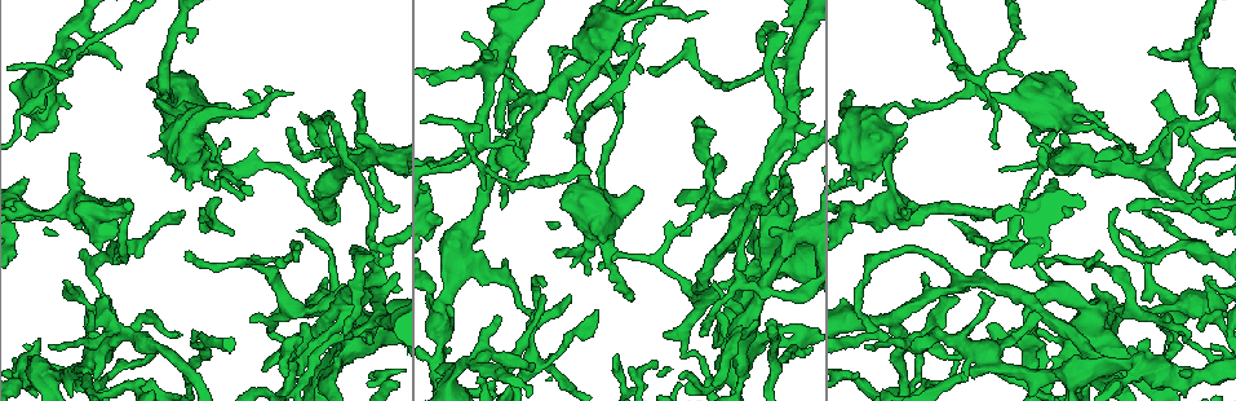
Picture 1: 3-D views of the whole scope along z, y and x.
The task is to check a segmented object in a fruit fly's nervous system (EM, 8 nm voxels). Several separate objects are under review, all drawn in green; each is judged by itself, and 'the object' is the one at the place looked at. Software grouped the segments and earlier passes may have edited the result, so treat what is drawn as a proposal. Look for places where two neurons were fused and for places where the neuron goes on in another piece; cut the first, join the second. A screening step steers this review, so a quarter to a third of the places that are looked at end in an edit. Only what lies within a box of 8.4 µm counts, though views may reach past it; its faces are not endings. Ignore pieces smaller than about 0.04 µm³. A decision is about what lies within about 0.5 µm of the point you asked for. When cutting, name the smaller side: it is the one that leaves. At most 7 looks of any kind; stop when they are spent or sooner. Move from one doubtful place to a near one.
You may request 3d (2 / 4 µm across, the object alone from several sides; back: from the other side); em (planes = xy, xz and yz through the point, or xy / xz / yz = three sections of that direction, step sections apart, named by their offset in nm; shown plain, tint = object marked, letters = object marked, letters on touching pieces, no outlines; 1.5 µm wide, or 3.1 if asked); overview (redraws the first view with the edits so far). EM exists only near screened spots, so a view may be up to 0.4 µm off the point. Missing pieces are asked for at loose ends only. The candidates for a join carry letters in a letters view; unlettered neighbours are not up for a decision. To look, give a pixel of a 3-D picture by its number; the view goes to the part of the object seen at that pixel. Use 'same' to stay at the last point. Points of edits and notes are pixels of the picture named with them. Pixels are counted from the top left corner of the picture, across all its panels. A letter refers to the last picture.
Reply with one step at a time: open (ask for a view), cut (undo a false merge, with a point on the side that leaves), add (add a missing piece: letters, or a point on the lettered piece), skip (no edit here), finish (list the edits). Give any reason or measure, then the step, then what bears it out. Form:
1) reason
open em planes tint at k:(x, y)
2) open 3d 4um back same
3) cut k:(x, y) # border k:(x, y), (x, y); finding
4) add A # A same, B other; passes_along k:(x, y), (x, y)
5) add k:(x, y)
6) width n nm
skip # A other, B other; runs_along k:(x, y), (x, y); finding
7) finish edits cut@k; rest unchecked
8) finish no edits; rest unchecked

tapers out
open 3d 2um at 1:(713, 382)

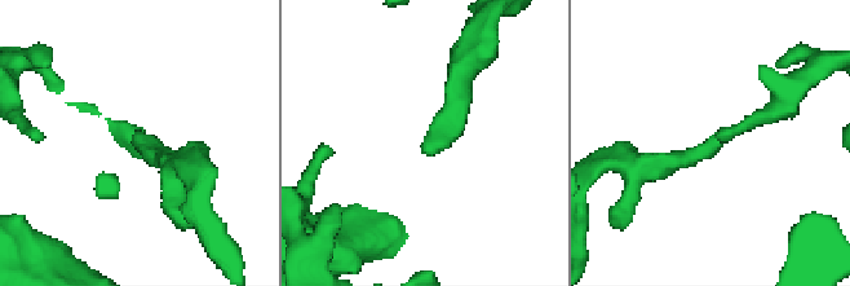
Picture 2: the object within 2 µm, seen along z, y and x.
now the EM
open em planes plain at 2:(434, 150)

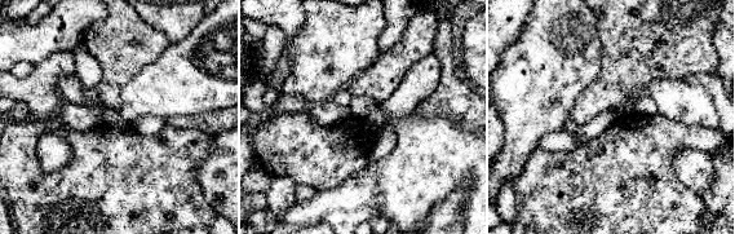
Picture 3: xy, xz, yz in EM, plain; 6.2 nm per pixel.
open em planes letters same

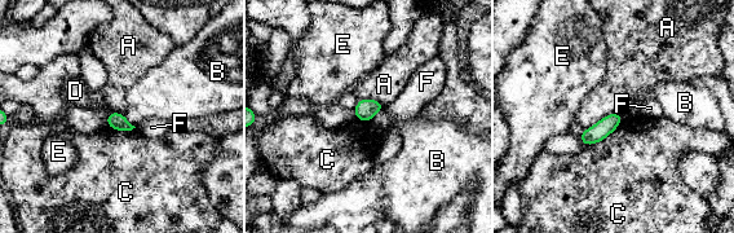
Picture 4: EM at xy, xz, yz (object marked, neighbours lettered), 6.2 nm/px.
skip # A other, B other, C other, D other, E other, F other; none of them fits

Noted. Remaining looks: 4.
open em planes tint at 1:(54, 57)

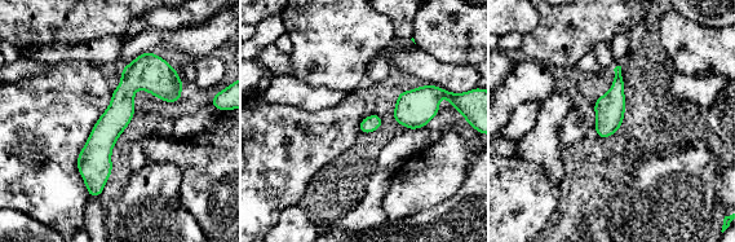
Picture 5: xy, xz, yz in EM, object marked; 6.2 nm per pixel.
open em planes letters same

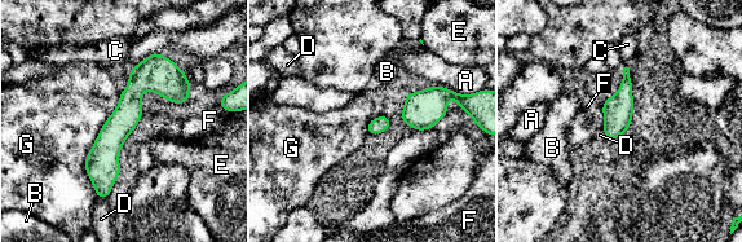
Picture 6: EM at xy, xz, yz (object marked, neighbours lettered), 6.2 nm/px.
skip # A other, B other, C other, D other, E other, F other, G other; border 6:(600, 106), (604, 114), (603, 128); one neuron here

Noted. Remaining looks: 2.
end of a long branch
open em xz step 8 letters at 1:(1210, 283)

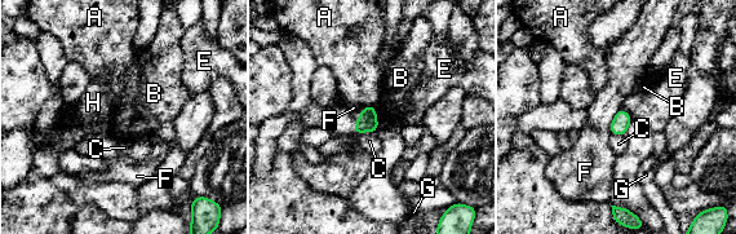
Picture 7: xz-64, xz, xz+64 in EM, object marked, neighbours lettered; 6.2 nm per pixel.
open em planes letters same

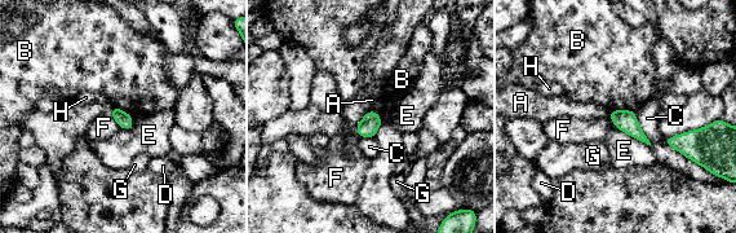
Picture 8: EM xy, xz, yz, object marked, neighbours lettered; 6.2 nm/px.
width 90 nm
skip # A other, B other, C other, D other, E other, F other, G other, H other; border 8:(371, 109), (357, 127), (358, 136); no lettered piece goes on from it

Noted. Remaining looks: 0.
finish no edits; rest unchecked

